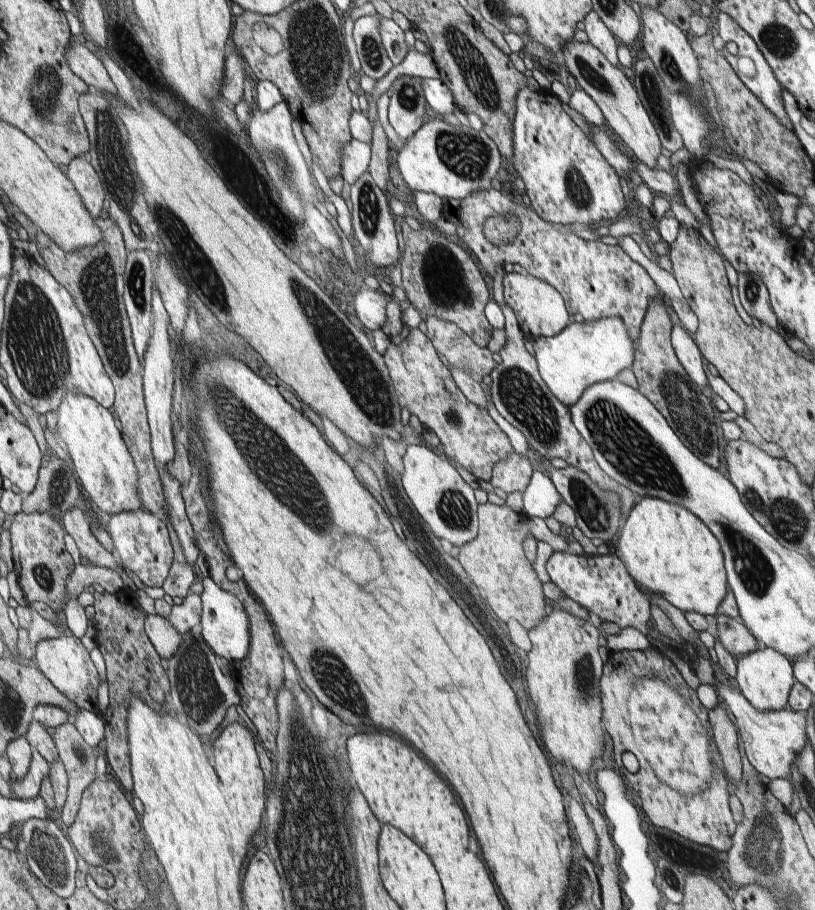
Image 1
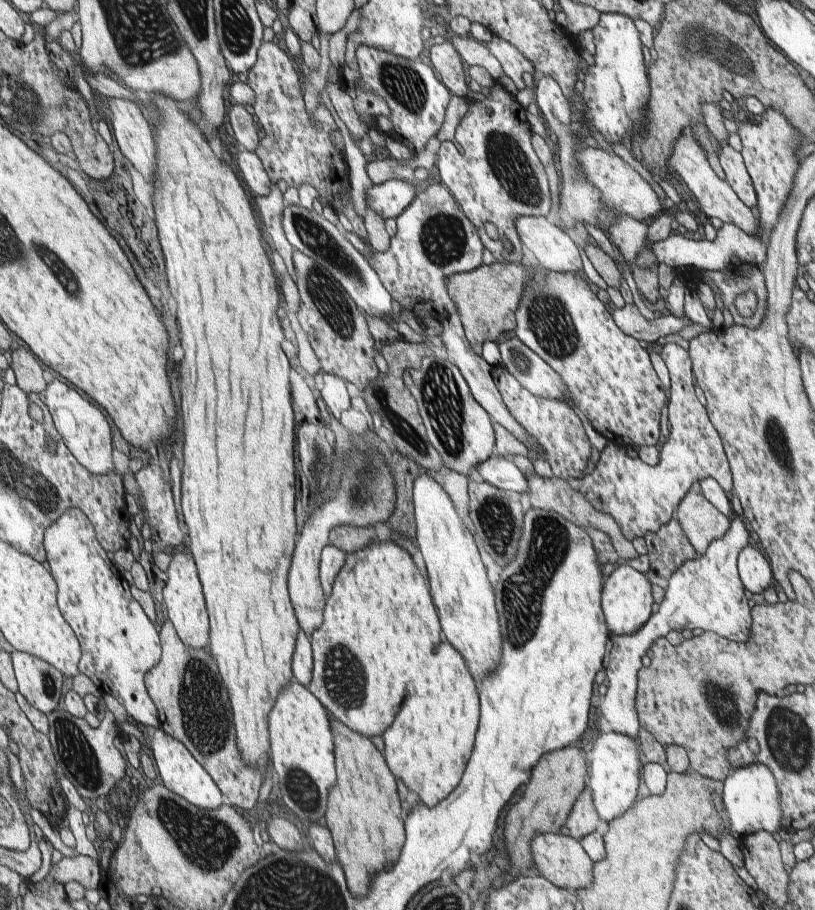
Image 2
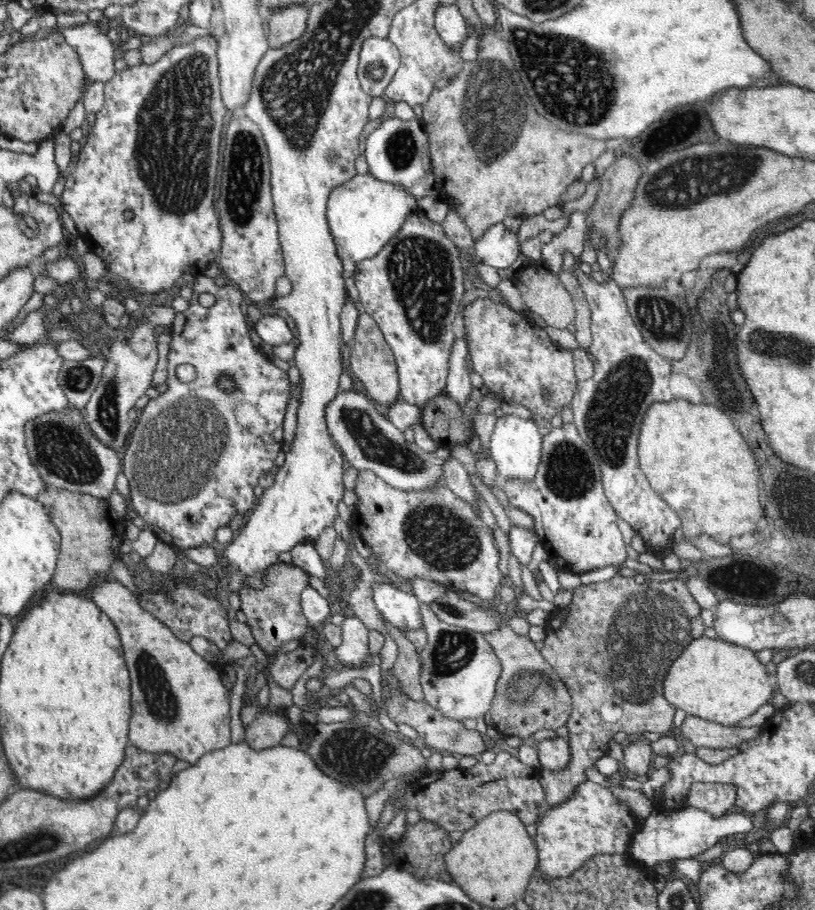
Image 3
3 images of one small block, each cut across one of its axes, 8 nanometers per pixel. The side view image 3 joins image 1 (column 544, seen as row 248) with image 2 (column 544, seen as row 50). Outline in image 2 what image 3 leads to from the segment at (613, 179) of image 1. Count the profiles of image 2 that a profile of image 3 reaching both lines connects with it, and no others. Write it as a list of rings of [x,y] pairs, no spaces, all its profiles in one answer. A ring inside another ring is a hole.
[[[493,84],[485,92],[483,100],[469,98],[469,112],[459,120],[451,142],[443,142],[437,152],[439,180],[457,198],[463,214],[479,230],[483,246],[495,256],[497,264],[521,266],[521,240],[515,230],[515,220],[521,216],[545,218],[551,210],[547,176],[531,148],[531,126],[527,122],[525,108],[519,106],[515,94],[501,84]],[[485,222],[491,222],[499,238],[489,240],[483,232]],[[503,240],[511,242],[511,250],[505,250]]]

